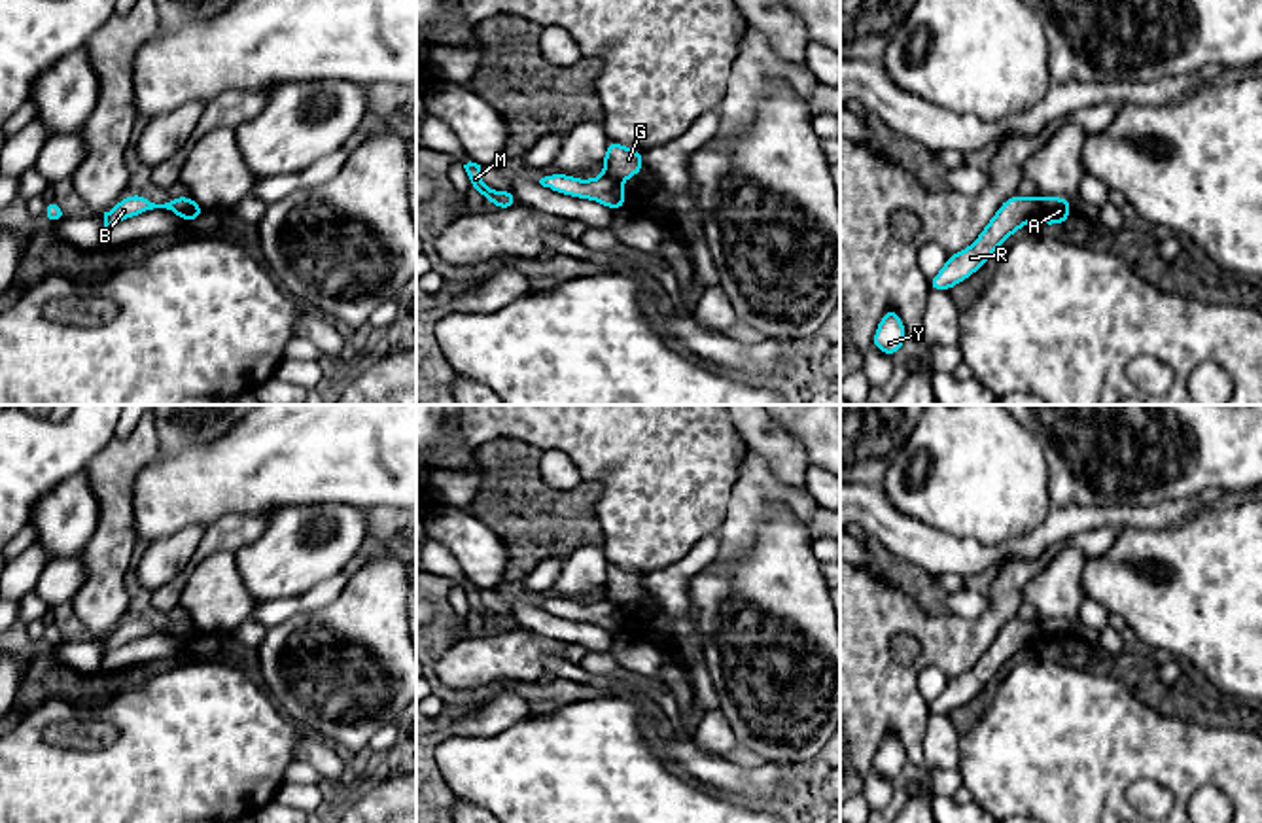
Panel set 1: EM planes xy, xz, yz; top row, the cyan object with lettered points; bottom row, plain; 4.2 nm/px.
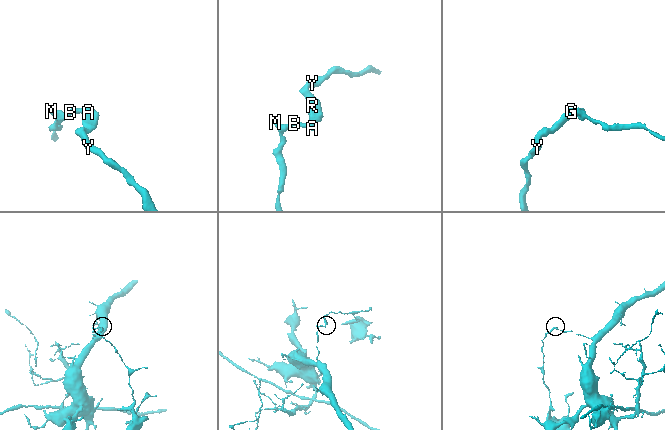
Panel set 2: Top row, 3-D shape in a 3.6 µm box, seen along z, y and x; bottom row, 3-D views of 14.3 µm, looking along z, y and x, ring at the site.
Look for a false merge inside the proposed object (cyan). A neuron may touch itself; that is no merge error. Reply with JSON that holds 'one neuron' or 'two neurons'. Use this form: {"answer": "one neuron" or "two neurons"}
{"answer": "two neurons"}

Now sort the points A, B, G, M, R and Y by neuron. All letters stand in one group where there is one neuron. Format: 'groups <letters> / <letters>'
groups A B M / G R Y

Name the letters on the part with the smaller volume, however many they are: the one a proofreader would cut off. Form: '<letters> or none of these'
G, R, Y

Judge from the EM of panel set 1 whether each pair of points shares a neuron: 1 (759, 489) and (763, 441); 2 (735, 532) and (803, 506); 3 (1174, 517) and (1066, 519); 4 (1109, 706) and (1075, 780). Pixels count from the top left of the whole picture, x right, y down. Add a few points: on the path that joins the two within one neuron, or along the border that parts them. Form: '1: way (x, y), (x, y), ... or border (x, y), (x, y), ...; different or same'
1: border (748, 451), (759, 453), (771, 470), (793, 487); different
2: way (752, 515), (772, 498), (786, 498); same
3: way (1147, 517), (1092, 517); same
4: way (1090, 725), (1075, 742), (1075, 761); same

